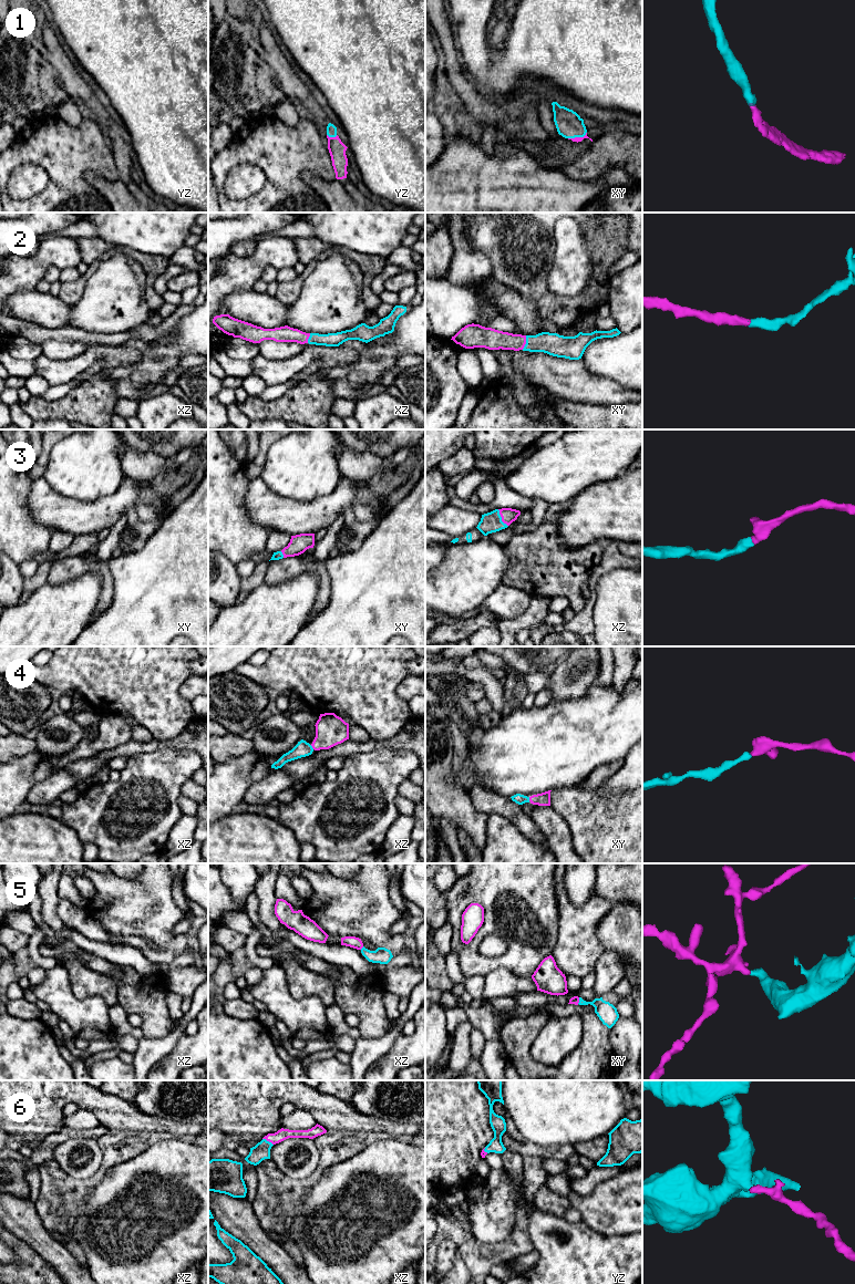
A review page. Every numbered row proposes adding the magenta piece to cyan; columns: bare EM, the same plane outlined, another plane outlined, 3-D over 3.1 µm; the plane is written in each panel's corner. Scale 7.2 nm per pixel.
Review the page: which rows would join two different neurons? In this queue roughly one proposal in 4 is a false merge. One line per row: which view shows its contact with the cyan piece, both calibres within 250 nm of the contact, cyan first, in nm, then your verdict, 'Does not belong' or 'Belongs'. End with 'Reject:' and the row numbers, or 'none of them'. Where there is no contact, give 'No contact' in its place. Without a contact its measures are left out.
1: Touches cyan in yz. Thickness 80 nm (cyan) against 120 nm. Belongs
2: Touches cyan in xy. Thickness 160 nm (cyan) against 150 nm. Belongs
3: Touches cyan in xz. Thickness 150 nm (cyan) against 110 nm. Belongs
4: Touches cyan in xz. Thickness 110 nm (cyan) against 220 nm. Belongs
5: Touches cyan in xz. Thickness 120 nm (cyan) against 80 nm. Belongs
6: Touches cyan in xz. Thickness 120 nm (cyan) against 90 nm. Belongs
Reject: none of them

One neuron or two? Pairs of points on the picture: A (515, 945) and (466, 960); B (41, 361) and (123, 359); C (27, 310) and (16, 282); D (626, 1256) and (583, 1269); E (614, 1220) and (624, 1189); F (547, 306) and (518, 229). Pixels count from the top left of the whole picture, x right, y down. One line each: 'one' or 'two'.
A: one
B: one
C: two
D: one
E: one
F: one

